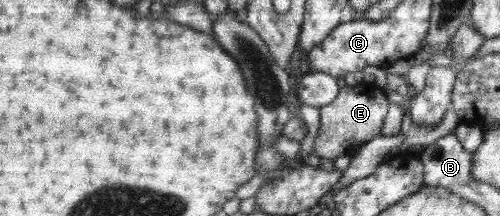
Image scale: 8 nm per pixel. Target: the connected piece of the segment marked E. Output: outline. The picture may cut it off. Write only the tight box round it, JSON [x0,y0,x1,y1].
[314,80,389,162]

